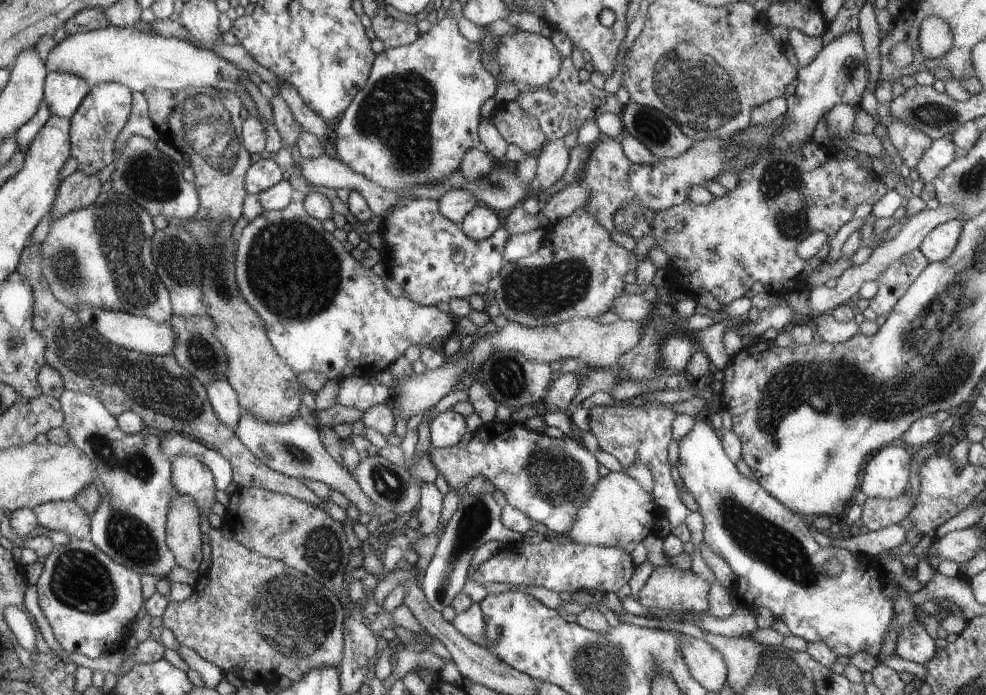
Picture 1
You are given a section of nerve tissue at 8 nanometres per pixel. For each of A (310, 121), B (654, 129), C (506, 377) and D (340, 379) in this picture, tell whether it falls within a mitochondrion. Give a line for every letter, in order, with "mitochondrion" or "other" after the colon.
A: other
B: mitochondrion
C: mitochondrion
D: other

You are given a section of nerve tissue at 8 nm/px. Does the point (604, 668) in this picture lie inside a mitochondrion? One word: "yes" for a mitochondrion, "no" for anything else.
yes

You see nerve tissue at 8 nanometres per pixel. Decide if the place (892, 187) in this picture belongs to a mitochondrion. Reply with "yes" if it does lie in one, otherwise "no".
no

